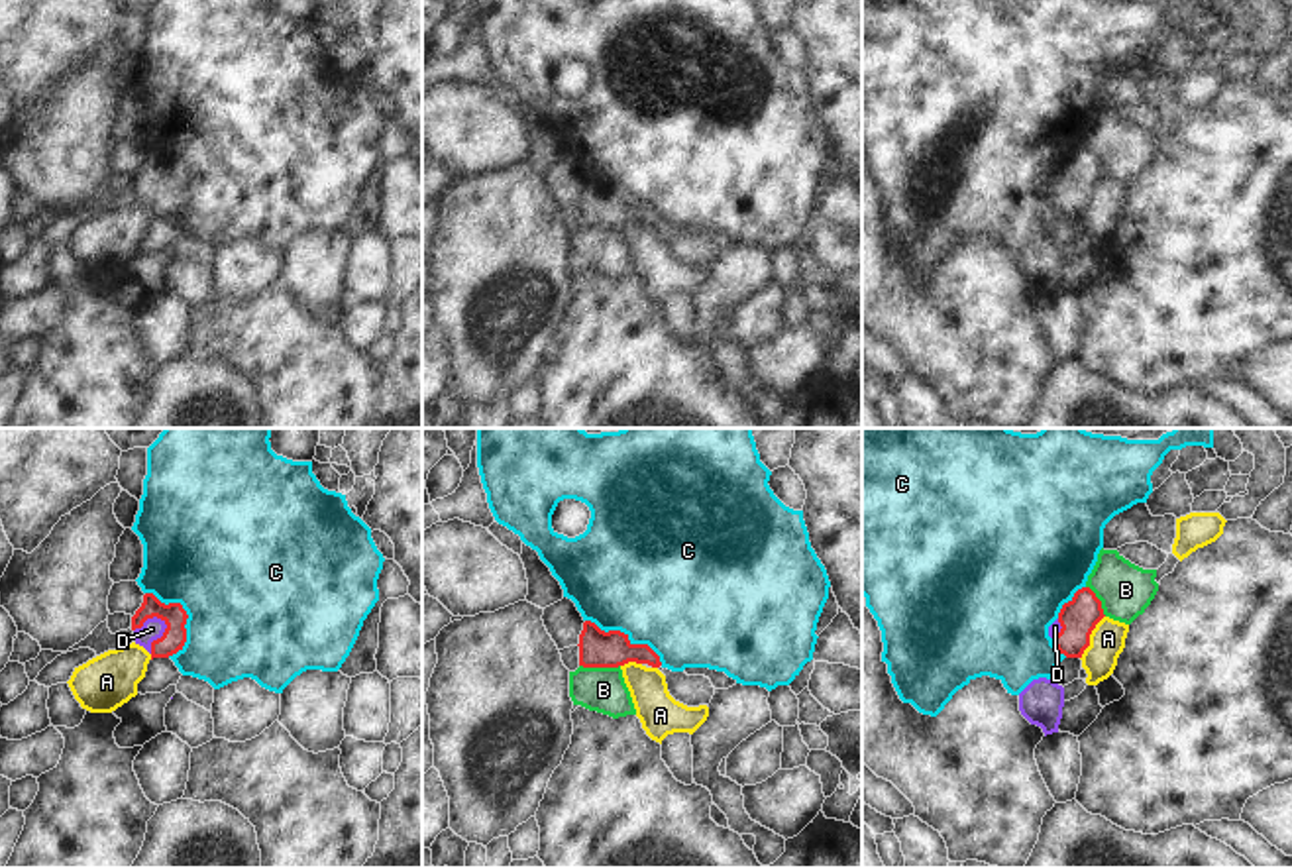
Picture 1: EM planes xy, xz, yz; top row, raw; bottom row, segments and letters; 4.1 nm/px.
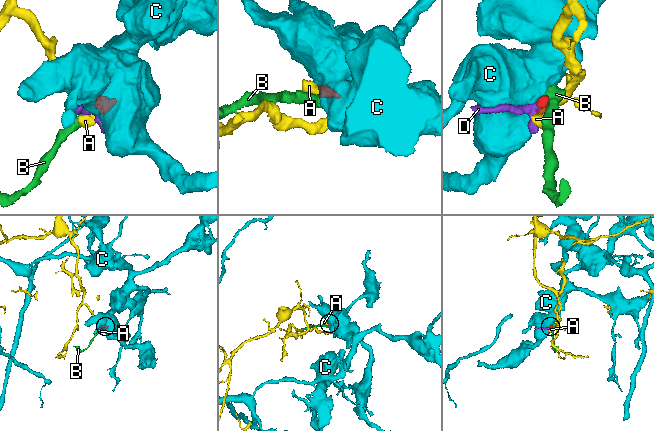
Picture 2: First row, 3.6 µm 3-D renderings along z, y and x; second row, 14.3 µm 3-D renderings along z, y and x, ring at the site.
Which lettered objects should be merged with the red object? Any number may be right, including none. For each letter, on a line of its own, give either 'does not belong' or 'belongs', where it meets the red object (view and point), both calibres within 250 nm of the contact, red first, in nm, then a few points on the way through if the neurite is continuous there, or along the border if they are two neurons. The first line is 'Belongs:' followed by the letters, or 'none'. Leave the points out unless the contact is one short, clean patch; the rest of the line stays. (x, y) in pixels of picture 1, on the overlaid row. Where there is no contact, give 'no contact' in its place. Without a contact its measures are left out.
Belongs: D
A: does not belong; meets red in yz at (1088, 637); 160 nm thick on the red side, 140 nm on the other; border along yz (1104, 615), (1080, 658)
B: does not belong; meets red in xz at (599, 666); 160 nm thick on the red side, 190 nm on the other; border along xz (580, 664), (619, 666)
C: does not belong; meets red in xy at (185, 613); 100 nm thick on the red side, 480 nm on the other; border along xy (146, 592), (179, 603), (187, 615), (185, 643), (171, 656)
D: belongs; meets red in xy at (163, 635); 100 nm thick on the red side, 90 nm on the other; runs through xy (173, 639), (163, 635), (152, 629)

